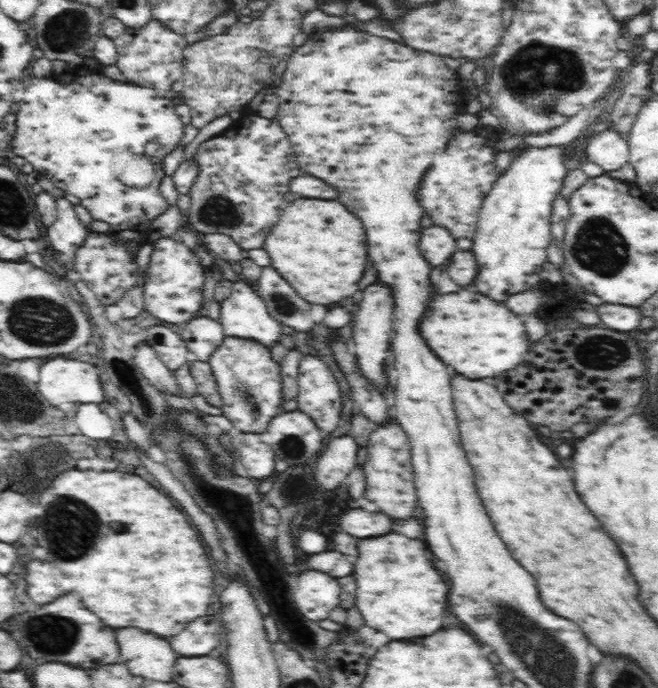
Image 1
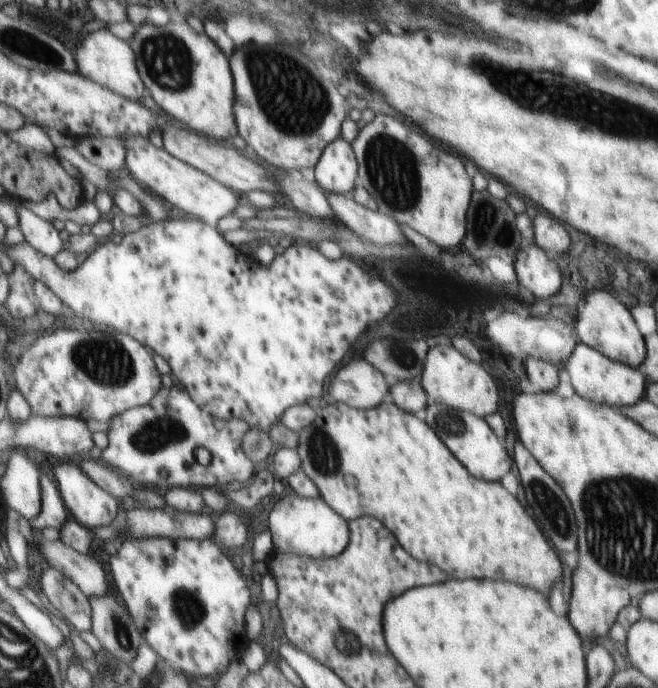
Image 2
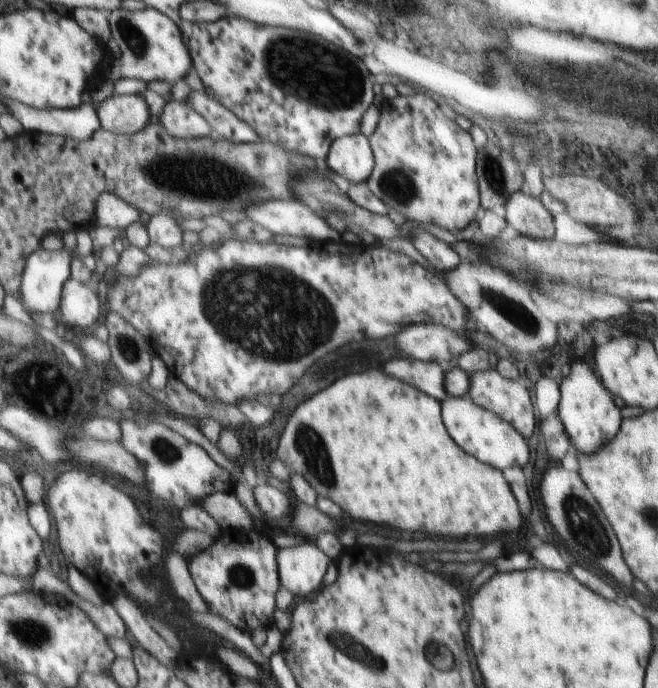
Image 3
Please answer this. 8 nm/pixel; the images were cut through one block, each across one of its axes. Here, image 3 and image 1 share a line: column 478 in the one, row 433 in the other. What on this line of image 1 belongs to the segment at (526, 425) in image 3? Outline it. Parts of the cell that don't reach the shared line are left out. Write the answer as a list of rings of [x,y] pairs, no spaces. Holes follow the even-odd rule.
[[[388,414],[388,420],[376,427],[367,442],[367,457],[363,463],[366,474],[366,498],[376,504],[378,512],[392,518],[408,518],[416,506],[414,467],[412,466],[412,446],[408,435],[397,418]]]

